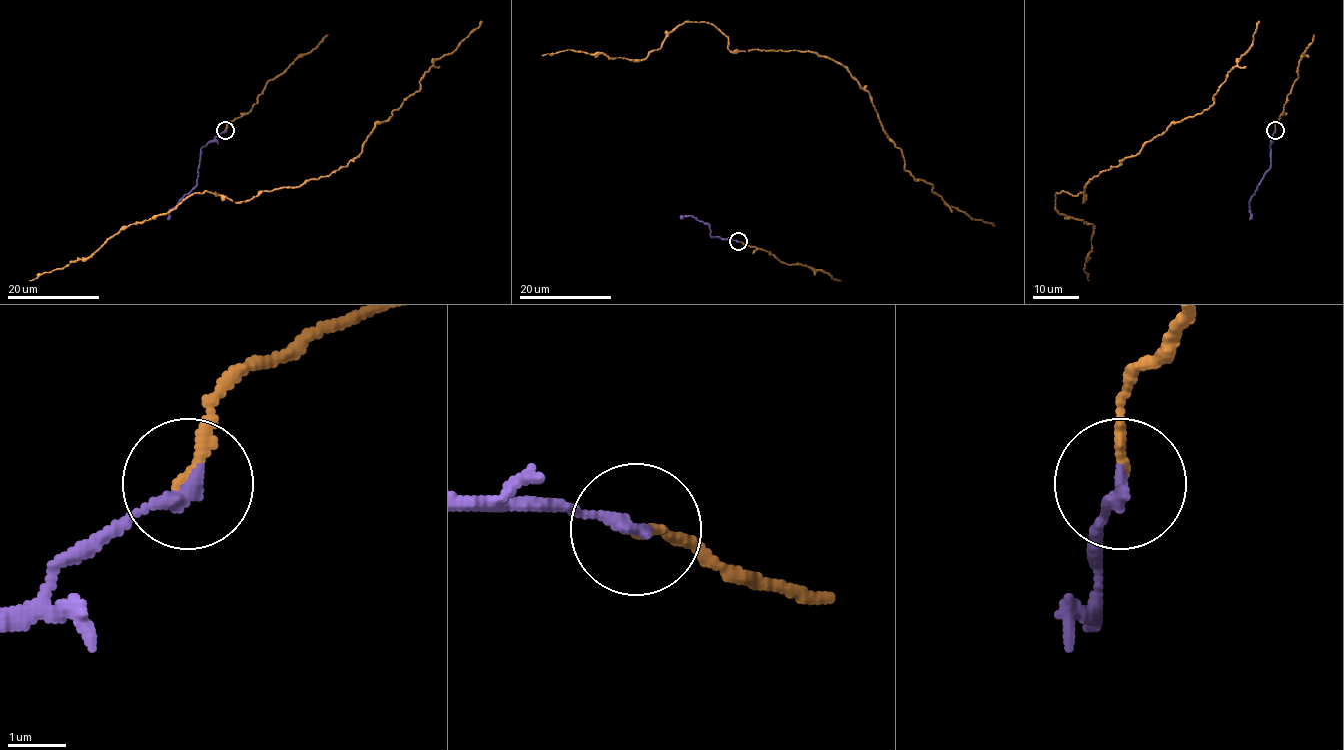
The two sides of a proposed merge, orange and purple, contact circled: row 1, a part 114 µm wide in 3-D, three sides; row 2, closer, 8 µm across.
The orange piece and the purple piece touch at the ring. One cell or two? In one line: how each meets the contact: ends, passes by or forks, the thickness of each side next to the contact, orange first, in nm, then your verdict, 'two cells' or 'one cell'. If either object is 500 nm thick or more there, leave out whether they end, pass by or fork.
orange ends | purple ends | 170/240 nm | one cell

